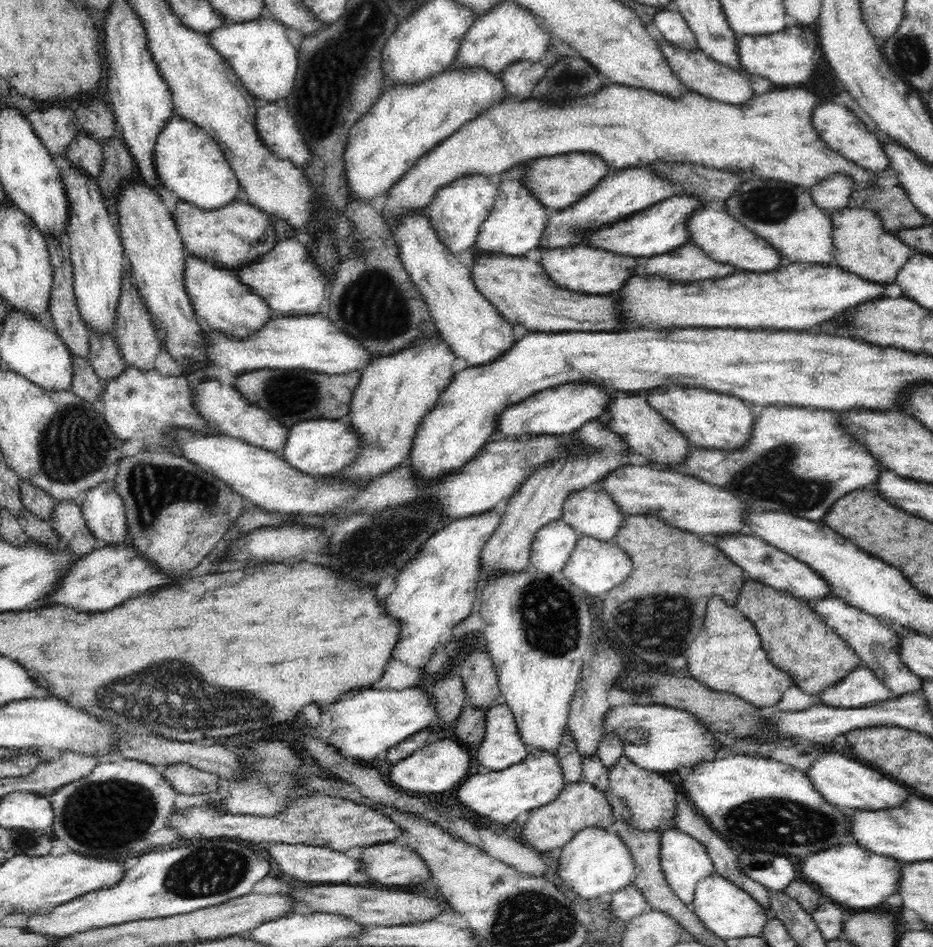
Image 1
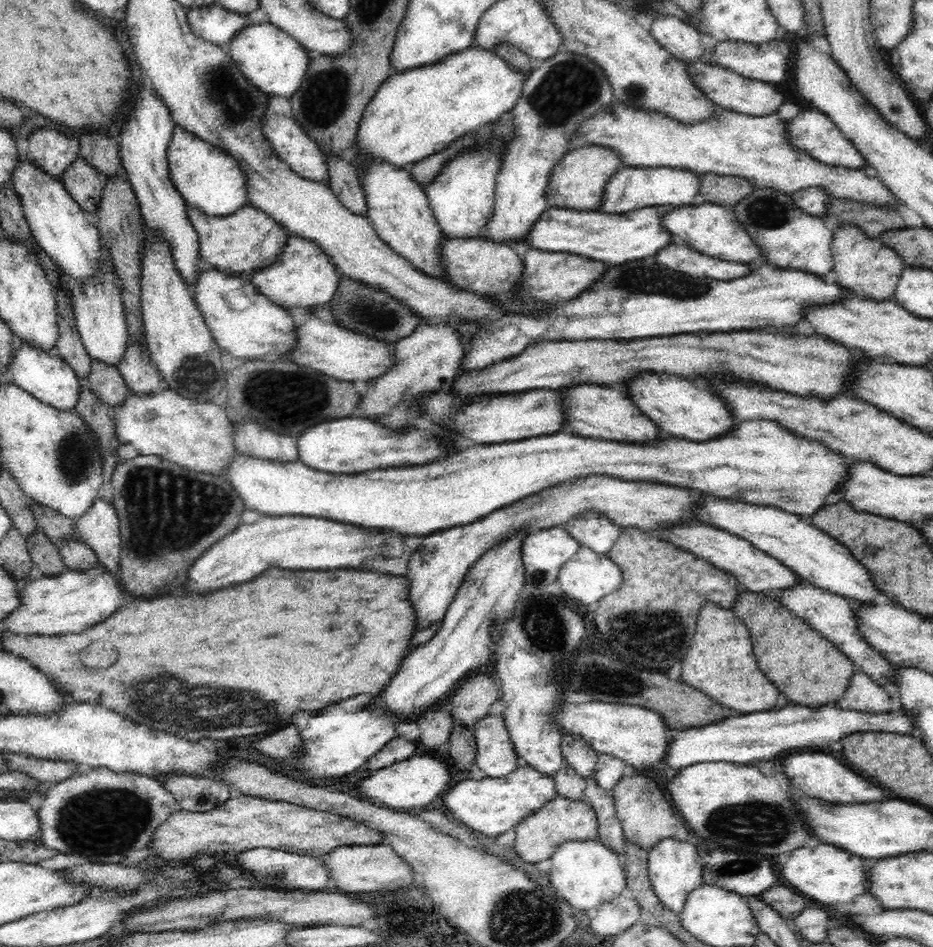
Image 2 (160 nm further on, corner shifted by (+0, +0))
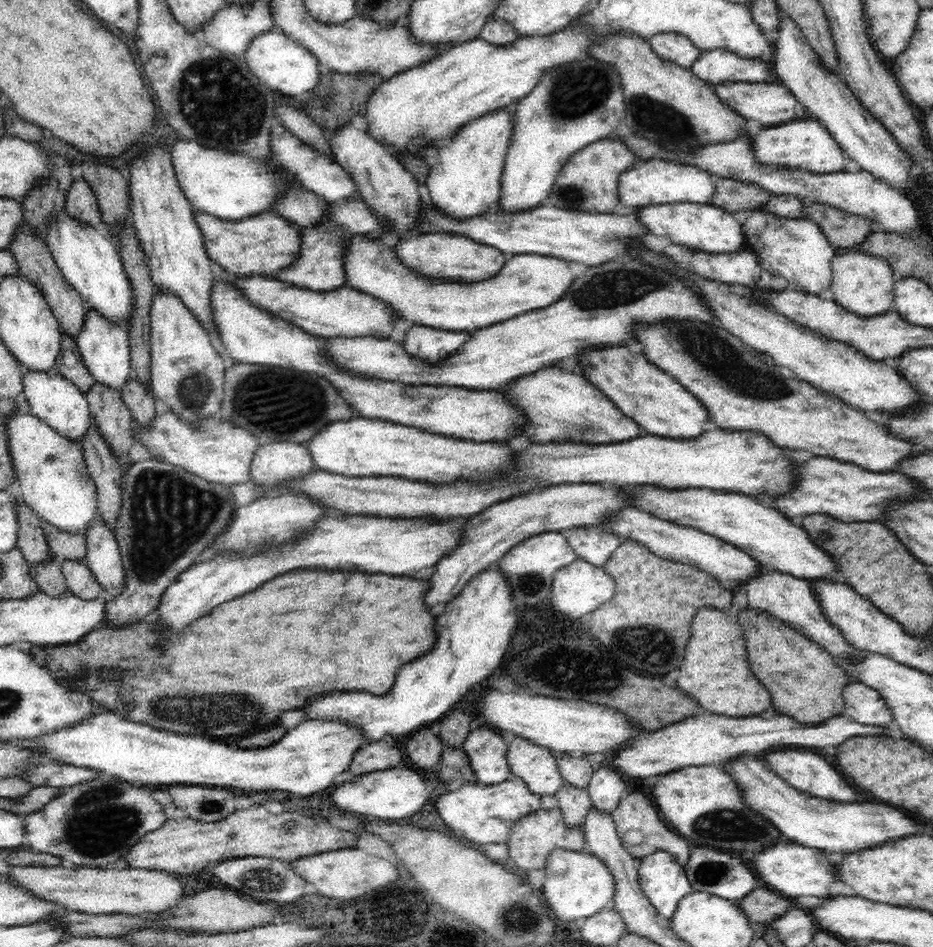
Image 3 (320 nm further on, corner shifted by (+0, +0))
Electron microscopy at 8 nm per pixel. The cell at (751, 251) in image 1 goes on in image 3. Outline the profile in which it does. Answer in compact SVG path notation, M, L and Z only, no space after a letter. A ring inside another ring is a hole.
M693 202L672 203L671 205L648 205L637 208L635 213L640 216L640 223L648 228L650 233L668 238L672 244L679 244L705 253L736 253L748 245L742 231L742 224L734 220L734 214L712 204L694 204Z

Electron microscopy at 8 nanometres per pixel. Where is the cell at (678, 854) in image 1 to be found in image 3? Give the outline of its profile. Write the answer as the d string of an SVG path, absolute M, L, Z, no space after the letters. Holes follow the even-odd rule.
M667 851L645 856L637 871L642 892L664 918L671 918L680 899L693 891L684 866Z

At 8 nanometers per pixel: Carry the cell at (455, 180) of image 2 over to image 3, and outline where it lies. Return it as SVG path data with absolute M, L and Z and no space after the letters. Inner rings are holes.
M508 106L468 122L458 134L440 147L438 164L432 166L425 182L431 202L453 221L466 222L496 207L514 126L514 109Z

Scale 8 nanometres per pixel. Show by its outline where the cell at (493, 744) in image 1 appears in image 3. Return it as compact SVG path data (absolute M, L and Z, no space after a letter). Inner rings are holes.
M475 725L461 749L469 758L478 785L504 782L511 770L507 763L509 738L485 725Z

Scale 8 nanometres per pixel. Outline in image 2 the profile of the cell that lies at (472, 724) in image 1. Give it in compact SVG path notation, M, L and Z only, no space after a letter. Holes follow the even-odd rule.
M457 725L451 730L448 742L448 759L452 770L466 770L474 762L476 741L473 730Z

